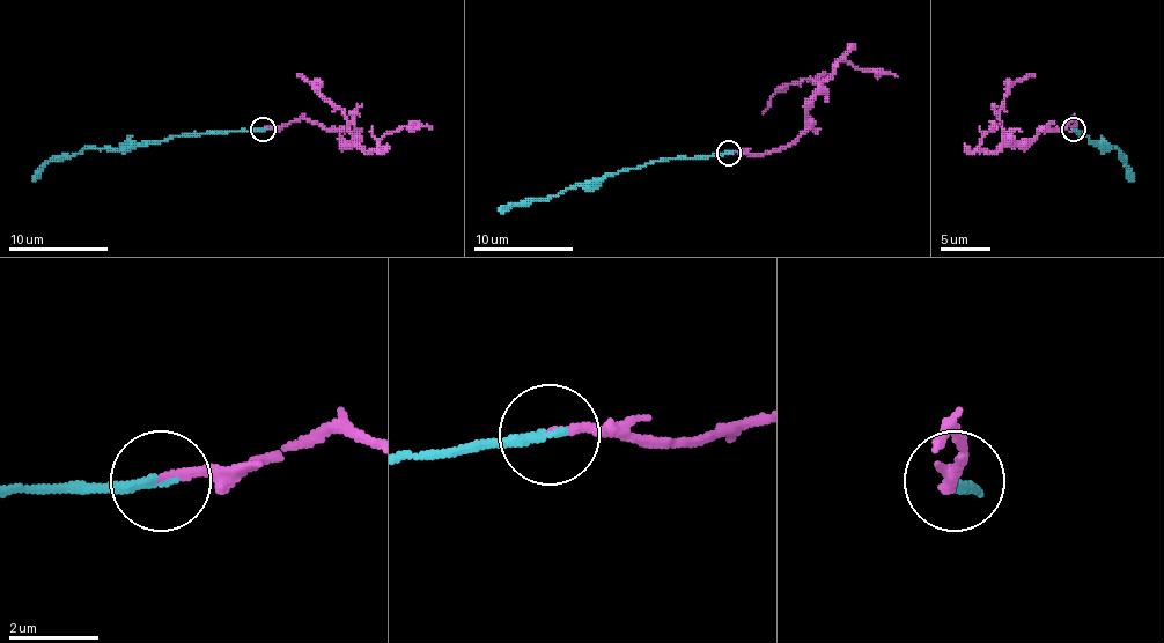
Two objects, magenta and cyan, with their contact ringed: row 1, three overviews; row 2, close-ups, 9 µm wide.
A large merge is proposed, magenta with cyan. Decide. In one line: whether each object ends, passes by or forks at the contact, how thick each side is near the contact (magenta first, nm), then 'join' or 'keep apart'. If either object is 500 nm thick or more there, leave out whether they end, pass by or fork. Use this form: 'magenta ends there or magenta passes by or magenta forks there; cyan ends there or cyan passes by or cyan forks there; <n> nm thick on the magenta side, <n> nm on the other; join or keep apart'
magenta ends there; cyan ends there; 180 nm thick on the magenta side, 240 nm on the other; join

